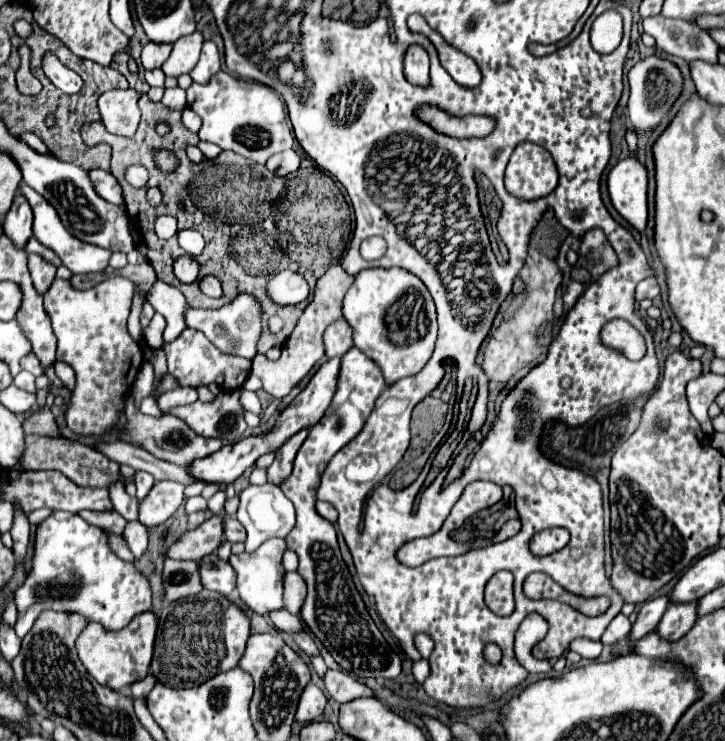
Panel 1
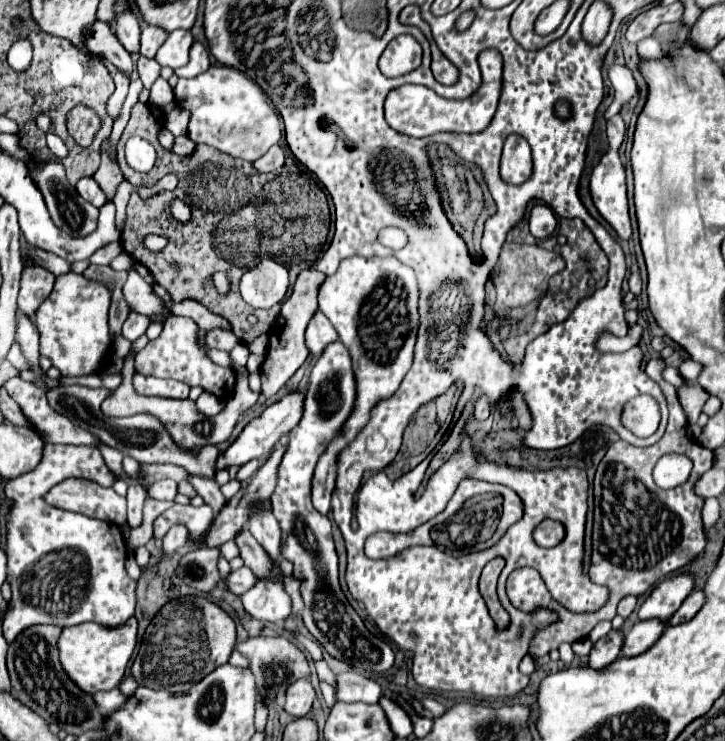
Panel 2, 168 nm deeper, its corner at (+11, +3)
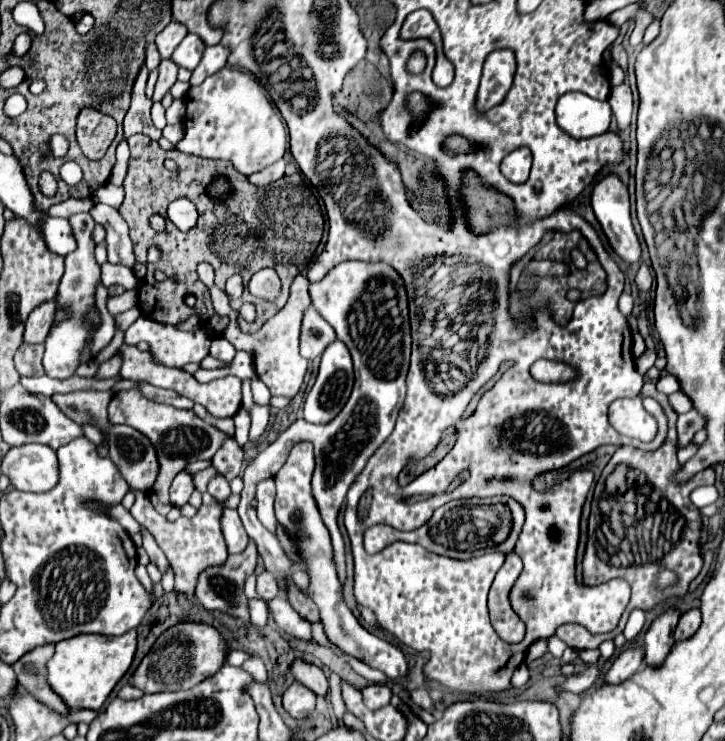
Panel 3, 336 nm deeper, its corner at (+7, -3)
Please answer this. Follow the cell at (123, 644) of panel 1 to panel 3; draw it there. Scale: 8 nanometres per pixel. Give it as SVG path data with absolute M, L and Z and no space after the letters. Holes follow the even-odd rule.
M129 630L123 636L101 636L101 634L79 634L55 644L55 654L47 662L47 682L51 690L71 708L99 710L121 676L129 670L137 648L137 632Z

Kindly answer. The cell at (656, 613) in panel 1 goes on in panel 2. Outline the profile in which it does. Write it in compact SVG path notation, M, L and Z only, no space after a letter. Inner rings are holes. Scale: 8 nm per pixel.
M611 630L605 638L597 640L593 644L593 650L589 654L589 666L591 668L605 668L607 664L615 662L621 656L623 648L623 630Z

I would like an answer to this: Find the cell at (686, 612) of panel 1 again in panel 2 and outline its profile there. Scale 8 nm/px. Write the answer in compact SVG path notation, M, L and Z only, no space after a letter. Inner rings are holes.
M651 618L651 620L639 620L625 636L625 642L623 642L623 656L637 656L637 654L643 654L645 650L649 650L659 638L661 634L665 632L667 624L657 620L657 618Z

